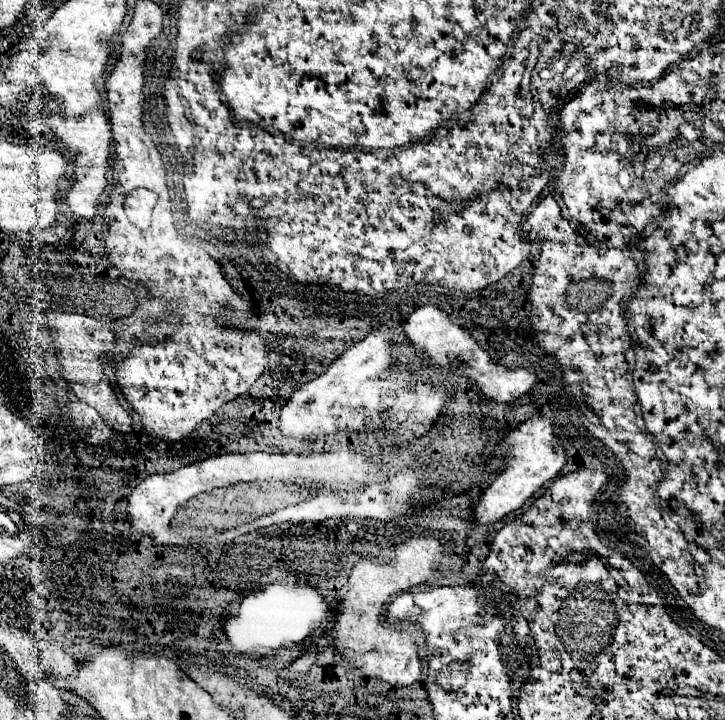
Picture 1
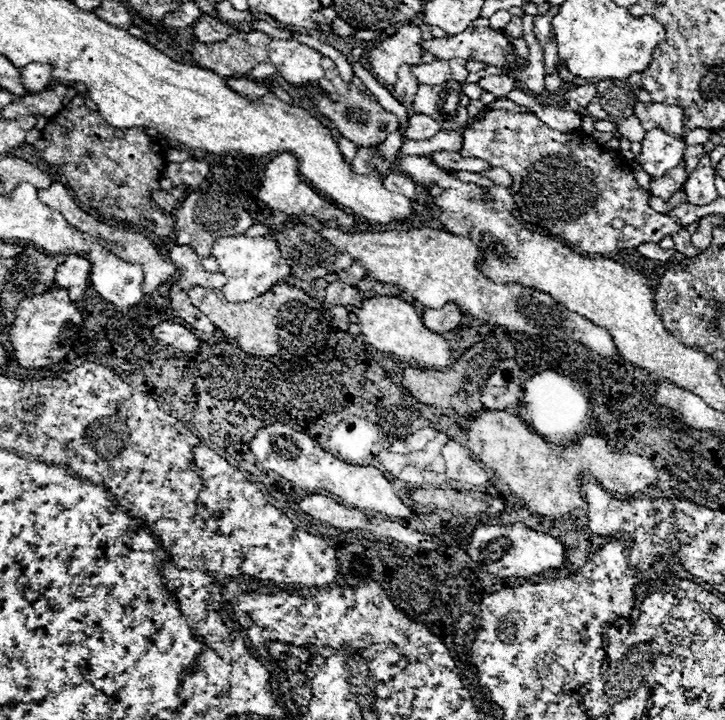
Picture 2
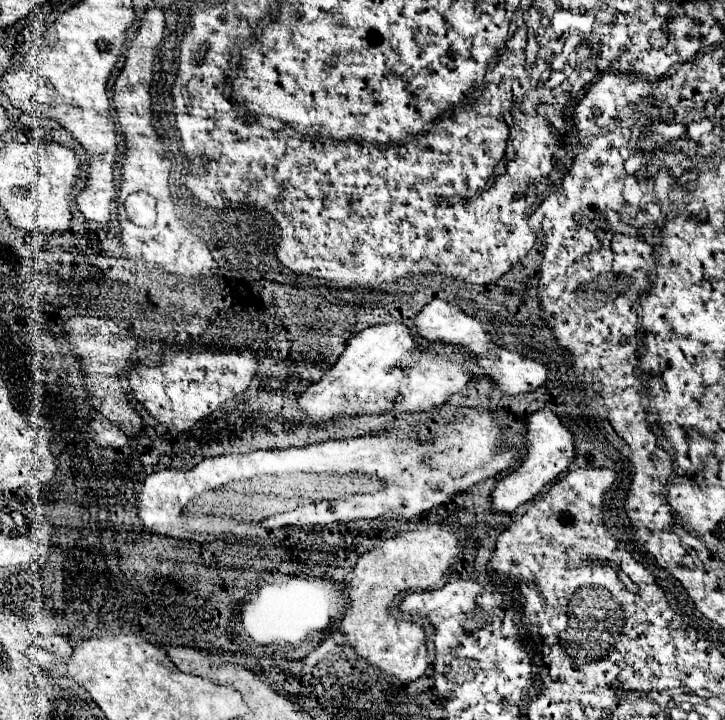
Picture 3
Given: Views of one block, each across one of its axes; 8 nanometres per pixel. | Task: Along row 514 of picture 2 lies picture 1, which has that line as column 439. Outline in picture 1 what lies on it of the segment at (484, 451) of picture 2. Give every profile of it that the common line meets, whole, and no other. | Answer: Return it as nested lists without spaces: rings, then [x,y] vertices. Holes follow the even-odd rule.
[[[410,538],[402,546],[394,550],[390,562],[378,562],[372,558],[360,558],[348,578],[348,594],[342,602],[336,626],[334,626],[334,648],[348,660],[354,668],[362,670],[368,678],[378,678],[394,686],[410,686],[414,678],[420,678],[422,664],[418,658],[418,648],[414,644],[412,634],[404,630],[386,628],[384,622],[384,606],[390,602],[400,590],[408,590],[426,582],[436,564],[442,558],[442,542],[436,538]]]

